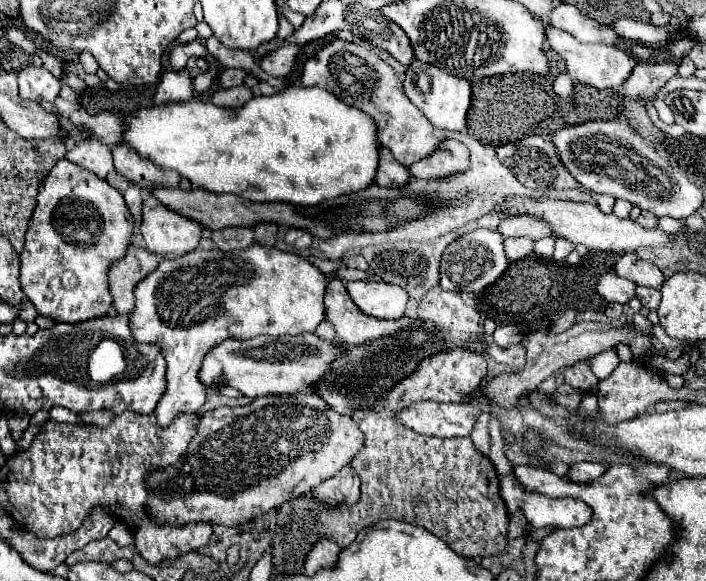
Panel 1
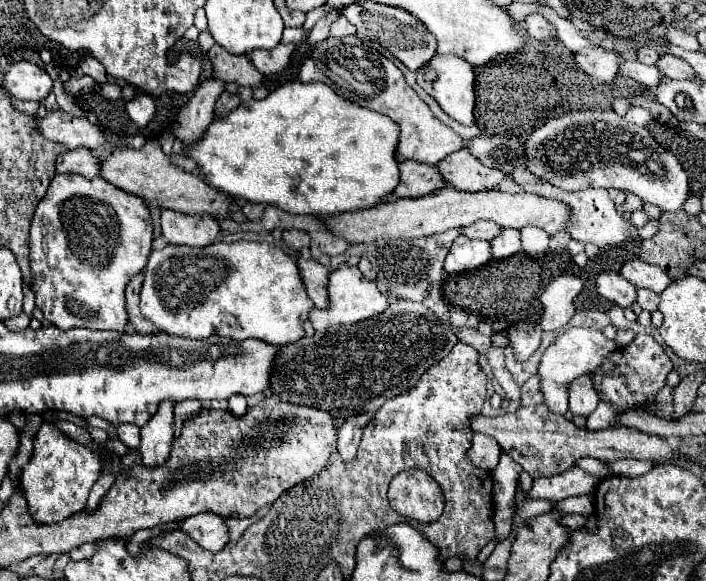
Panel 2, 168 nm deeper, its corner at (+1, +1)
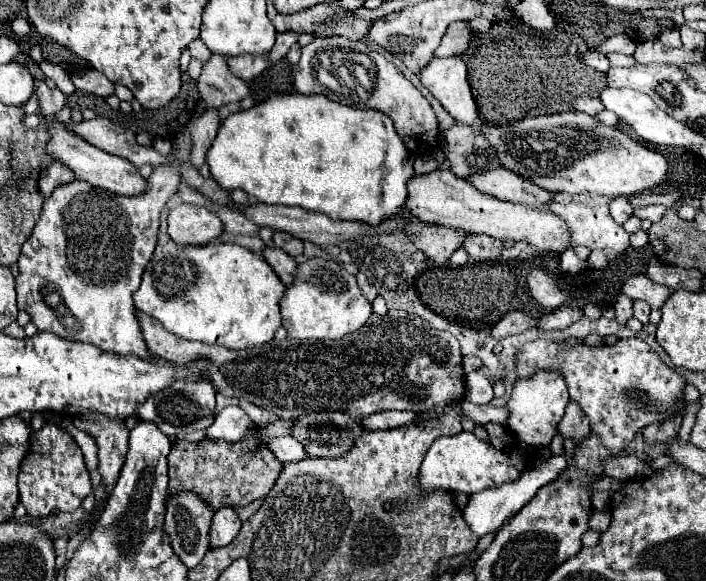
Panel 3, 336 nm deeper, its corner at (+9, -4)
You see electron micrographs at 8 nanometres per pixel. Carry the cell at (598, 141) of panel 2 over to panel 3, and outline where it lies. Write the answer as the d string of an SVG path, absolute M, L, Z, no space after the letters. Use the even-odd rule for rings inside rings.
M562 112L562 114L546 114L536 118L522 118L518 122L504 124L504 126L480 126L480 134L496 148L496 154L504 168L518 172L520 176L526 176L530 182L550 192L568 192L568 194L594 192L602 196L628 198L630 194L642 194L644 190L662 184L668 172L668 164L660 152L654 152L638 144L618 128L602 126L594 116L588 114Z

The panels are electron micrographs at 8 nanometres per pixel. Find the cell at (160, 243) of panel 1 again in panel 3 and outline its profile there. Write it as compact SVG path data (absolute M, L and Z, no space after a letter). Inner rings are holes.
M180 204L168 214L168 234L178 244L206 244L220 236L222 220L204 206Z

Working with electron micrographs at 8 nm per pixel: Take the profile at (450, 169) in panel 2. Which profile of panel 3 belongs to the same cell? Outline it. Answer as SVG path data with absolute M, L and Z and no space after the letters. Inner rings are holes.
M494 168L490 172L484 172L484 174L478 174L478 176L472 176L470 182L498 198L498 200L506 200L506 202L512 202L512 204L524 204L524 206L544 206L548 202L552 202L554 198L554 192L548 192L544 188L538 188L534 182L530 182L528 178L522 178L506 168Z

